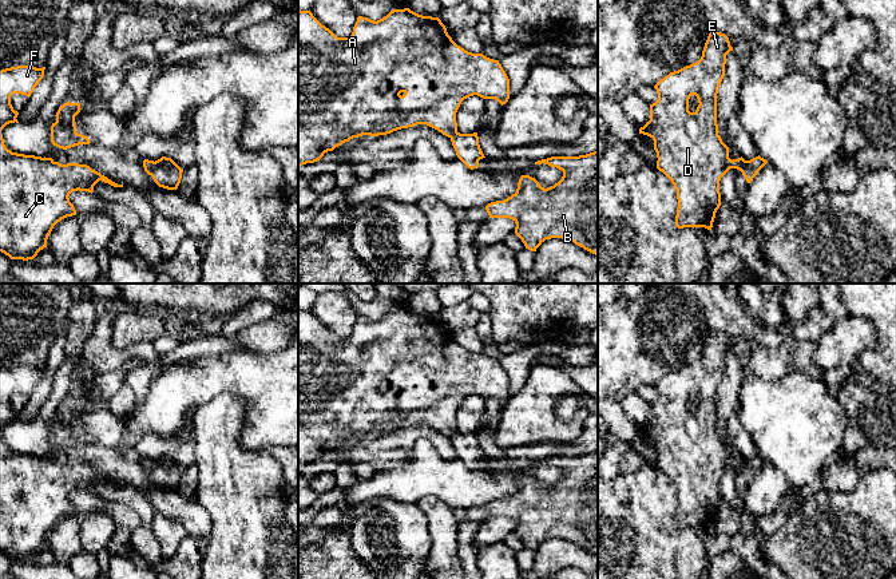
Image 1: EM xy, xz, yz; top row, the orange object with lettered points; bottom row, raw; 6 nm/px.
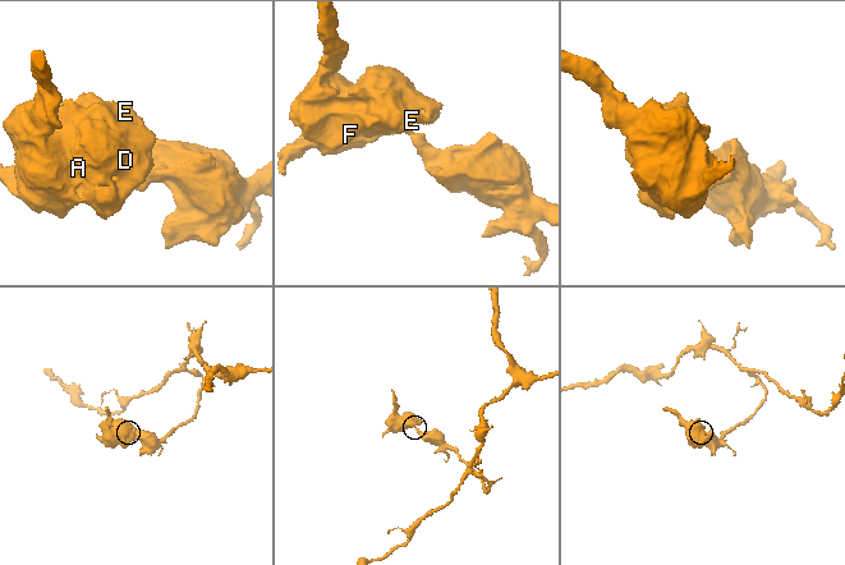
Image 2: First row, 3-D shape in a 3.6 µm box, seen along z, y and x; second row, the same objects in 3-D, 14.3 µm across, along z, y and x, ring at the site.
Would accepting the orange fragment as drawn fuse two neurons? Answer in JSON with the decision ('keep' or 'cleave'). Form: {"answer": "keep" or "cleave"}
{"answer": "cleave"}

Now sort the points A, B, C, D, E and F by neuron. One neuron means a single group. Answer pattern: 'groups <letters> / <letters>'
groups A C D E F / B

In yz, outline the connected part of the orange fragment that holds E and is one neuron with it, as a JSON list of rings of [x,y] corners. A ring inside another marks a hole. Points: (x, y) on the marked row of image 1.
[[[711,31],[705,43],[702,56],[697,63],[670,72],[654,86],[658,99],[650,104],[650,120],[639,128],[639,134],[647,135],[654,140],[654,150],[658,158],[657,168],[671,181],[677,190],[678,207],[675,226],[678,229],[705,227],[711,230],[715,213],[721,206],[721,178],[730,168],[737,168],[744,174],[748,167],[748,160],[742,156],[733,160],[729,158],[729,147],[718,135],[717,94],[725,76],[726,55],[730,51],[733,51],[733,47],[730,45],[729,37],[725,33]],[[691,95],[695,95],[699,103],[694,112],[689,111],[689,99]]]

